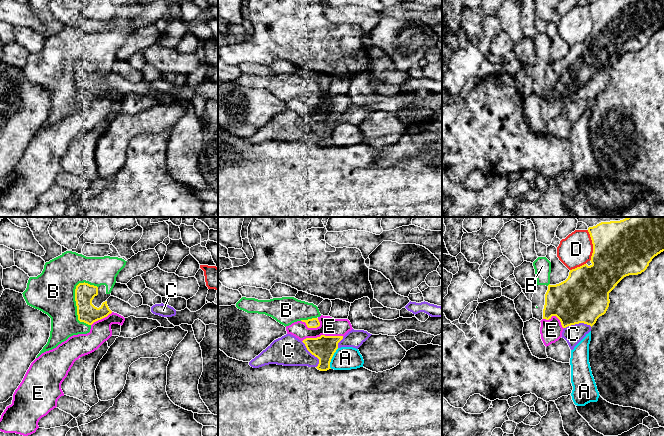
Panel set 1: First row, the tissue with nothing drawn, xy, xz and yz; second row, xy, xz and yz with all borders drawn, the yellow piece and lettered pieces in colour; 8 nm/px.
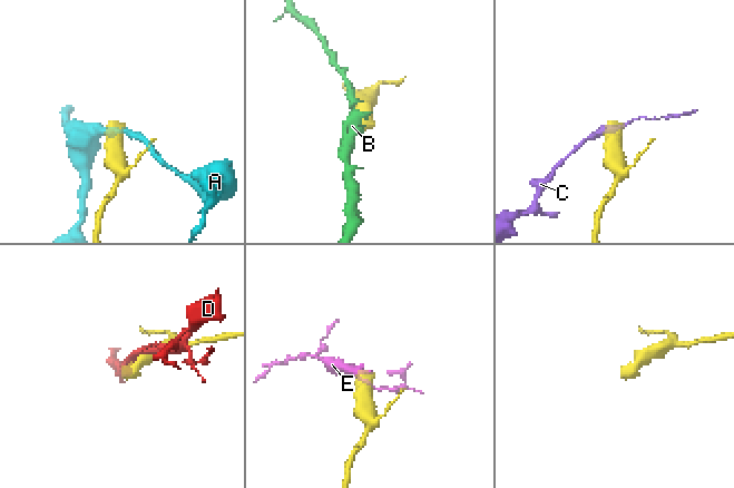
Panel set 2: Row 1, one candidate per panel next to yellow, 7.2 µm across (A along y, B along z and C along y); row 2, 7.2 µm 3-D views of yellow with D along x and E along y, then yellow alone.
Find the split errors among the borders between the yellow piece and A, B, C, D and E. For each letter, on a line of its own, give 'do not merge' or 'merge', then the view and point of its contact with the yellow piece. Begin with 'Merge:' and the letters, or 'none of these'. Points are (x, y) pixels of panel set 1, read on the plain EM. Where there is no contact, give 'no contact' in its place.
Merge: E
A: do not merge; meets yellow in xz at (331, 134)
B: do not merge; meets yellow in xy at (76, 81)
C: do not merge; meets yellow in xz at (313, 130)
D: do not merge; meets yellow in yz at (593, 21)
E: merge; meets yellow in xz at (322, 111)

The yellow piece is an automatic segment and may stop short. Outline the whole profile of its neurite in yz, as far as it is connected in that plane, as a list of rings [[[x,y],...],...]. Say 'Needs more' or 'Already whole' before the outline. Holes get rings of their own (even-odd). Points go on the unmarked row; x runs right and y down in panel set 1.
Needs more. [[[597,0],[589,3],[588,8],[593,20],[590,36],[592,40],[572,45],[565,57],[548,61],[543,95],[540,97],[541,115],[546,123],[558,117],[562,113],[563,105],[568,102],[584,99],[592,103],[597,95],[606,89],[610,79],[609,69],[617,60],[626,52],[644,48],[652,35],[664,27],[664,0]]]

